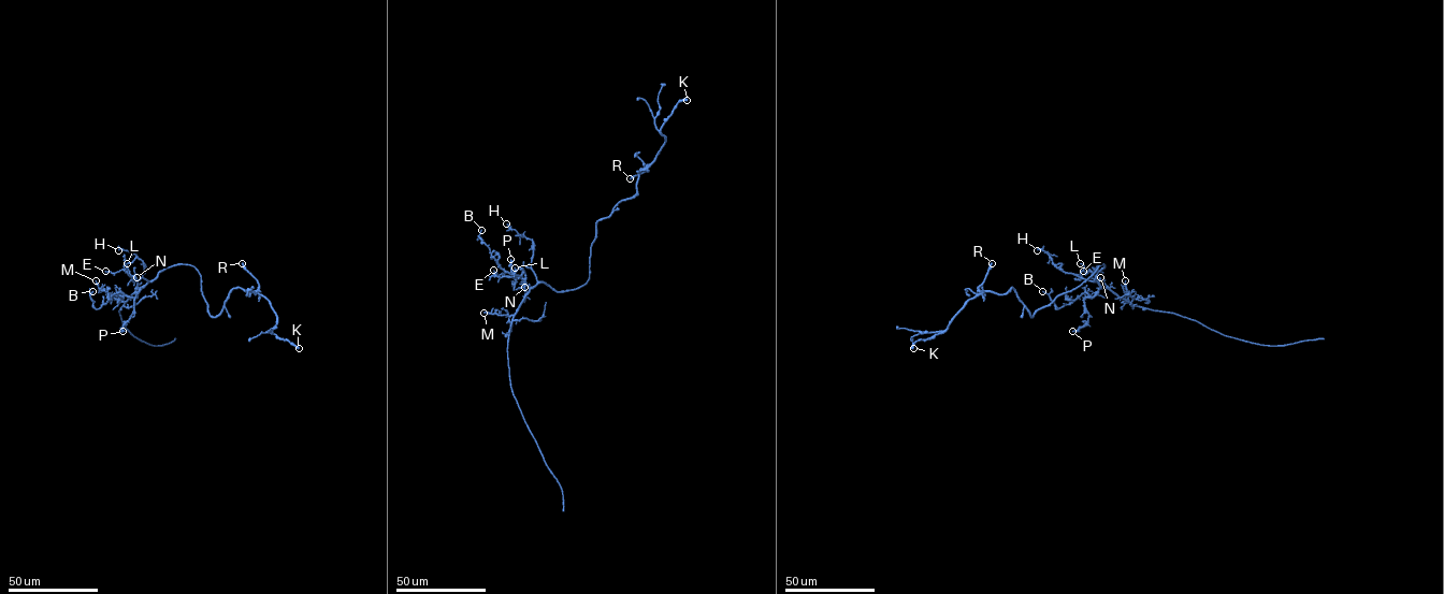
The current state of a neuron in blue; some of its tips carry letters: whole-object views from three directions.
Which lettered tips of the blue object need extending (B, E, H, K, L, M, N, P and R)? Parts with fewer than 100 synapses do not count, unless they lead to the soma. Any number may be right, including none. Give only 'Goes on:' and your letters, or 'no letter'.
Goes on: no letter

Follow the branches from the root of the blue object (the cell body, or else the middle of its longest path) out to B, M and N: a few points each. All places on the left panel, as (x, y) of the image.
B: (181, 264), (161, 271), (135, 298), (114, 293), (96, 309), (90, 298), (92, 291)
M: (181, 264), (161, 271), (125, 301), (100, 289), (96, 280)
N: (181, 264), (165, 267), (141, 287), (138, 287), (136, 277)

